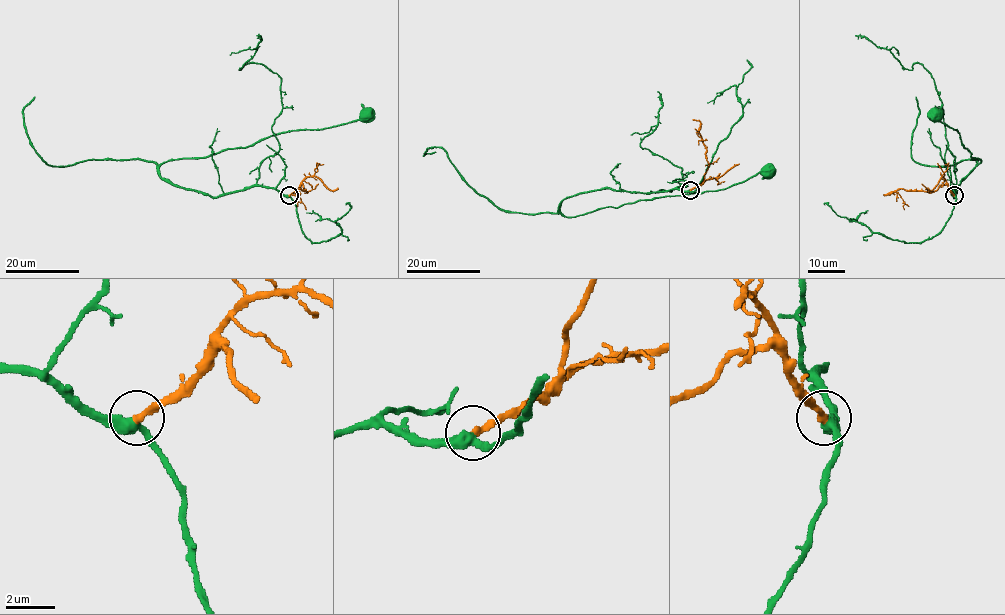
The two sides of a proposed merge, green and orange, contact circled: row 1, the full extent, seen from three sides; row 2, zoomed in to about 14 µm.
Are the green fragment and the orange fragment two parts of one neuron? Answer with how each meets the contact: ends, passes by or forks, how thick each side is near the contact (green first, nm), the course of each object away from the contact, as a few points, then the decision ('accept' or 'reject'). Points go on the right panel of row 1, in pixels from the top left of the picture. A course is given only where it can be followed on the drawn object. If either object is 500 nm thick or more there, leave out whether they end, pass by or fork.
green passes by; orange ends; calibres 400 and 280 nm; course green (953, 196), (952, 189), (954, 197), (980, 160), (971, 157), (955, 129), (935, 112); course orange (953, 195), (944, 184), (931, 192), (898, 189), (904, 209); accept

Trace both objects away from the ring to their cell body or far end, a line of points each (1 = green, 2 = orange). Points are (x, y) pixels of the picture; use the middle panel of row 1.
1: (690, 189), (605, 188), (566, 197), (560, 212), (586, 214), (642, 200), (725, 189), (767, 171)
2: (690, 189), (703, 180), (708, 167), (706, 147), (700, 134), (697, 134), (707, 140)

